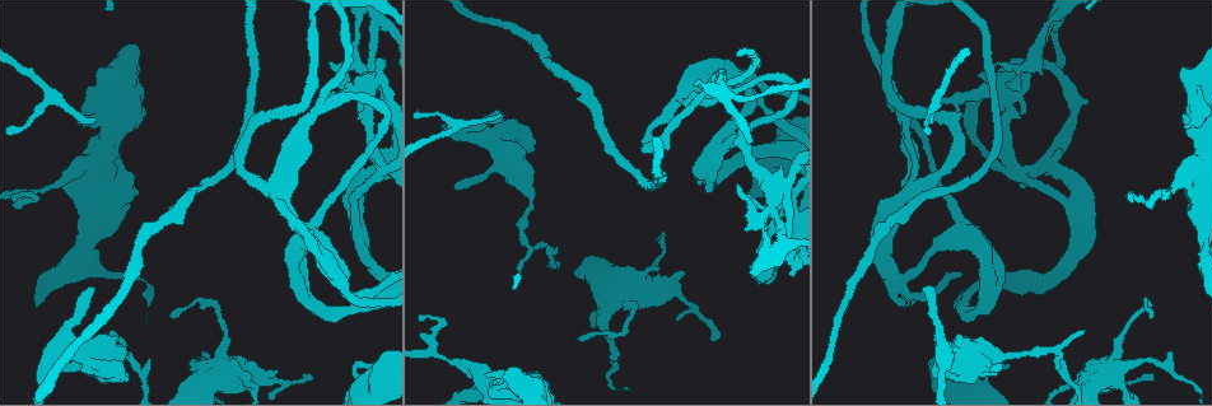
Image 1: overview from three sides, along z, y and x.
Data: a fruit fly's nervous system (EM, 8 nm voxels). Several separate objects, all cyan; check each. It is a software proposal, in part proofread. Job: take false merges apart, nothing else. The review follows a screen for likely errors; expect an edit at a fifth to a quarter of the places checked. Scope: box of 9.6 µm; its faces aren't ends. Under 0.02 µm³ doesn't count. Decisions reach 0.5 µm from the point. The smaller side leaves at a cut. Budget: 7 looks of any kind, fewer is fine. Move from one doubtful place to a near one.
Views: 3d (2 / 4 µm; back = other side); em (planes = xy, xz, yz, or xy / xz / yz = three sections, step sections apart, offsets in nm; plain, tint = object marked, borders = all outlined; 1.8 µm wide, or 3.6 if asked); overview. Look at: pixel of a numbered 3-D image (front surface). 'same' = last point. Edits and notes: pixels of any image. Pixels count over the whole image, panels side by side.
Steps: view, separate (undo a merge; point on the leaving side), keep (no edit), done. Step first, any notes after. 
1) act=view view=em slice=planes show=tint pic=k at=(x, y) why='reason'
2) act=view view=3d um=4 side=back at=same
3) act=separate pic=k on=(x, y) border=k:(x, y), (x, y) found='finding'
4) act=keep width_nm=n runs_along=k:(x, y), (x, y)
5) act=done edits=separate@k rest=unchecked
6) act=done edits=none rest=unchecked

act=view view=em um=3.6 slice=planes show=tint pic=1 at=(747, 153) why='sudden change in width'

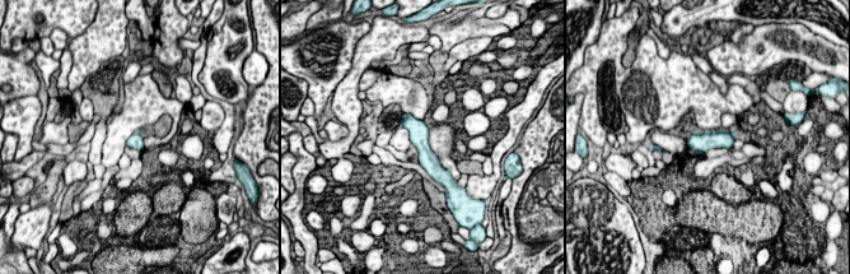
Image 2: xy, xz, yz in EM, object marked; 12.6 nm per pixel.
act=keep runs_along=2:(406, 116), (442, 172) found='all the same neuron'

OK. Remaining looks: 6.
act=view view=3d um=4 pic=1 at=(527, 244) why='sharp bend'

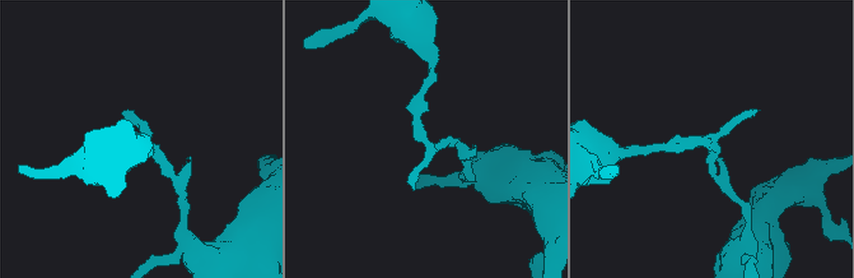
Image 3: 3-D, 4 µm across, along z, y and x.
act=view view=em slice=planes show=tint pic=3 at=(708, 143) why='need the tissue'

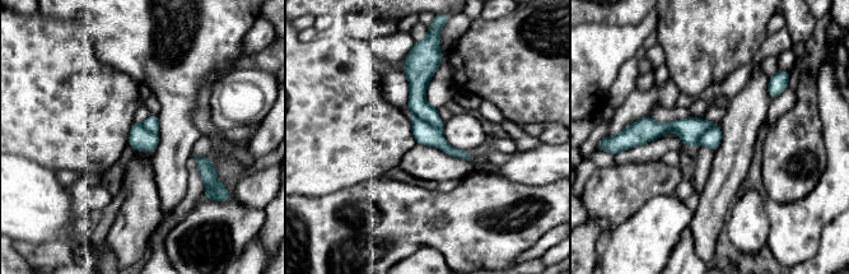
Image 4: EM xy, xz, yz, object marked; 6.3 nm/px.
act=separate pic=4 on=(418, 103) border=4:(414, 114), (441, 131) found='two neurons meet here'

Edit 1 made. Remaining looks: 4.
act=view view=overview

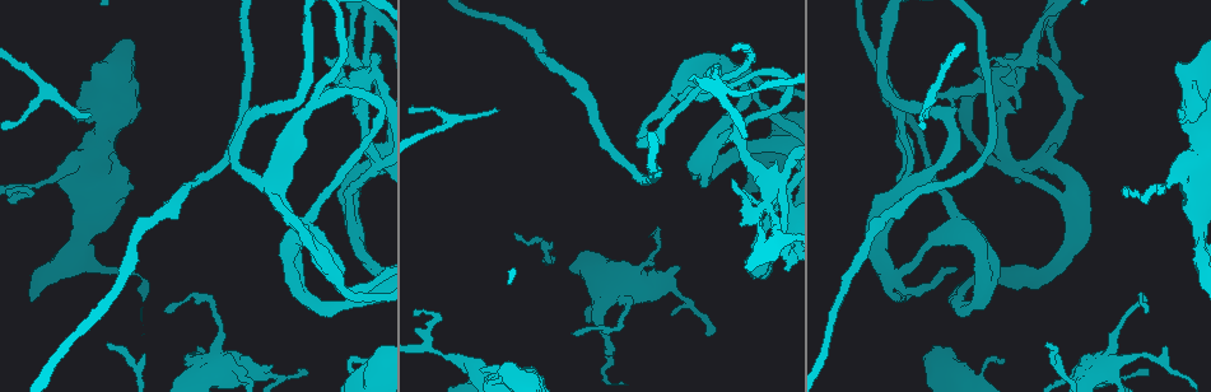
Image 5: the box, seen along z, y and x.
act=view view=3d um=4 pic=5 at=(1070, 376) why='sudden change in width'

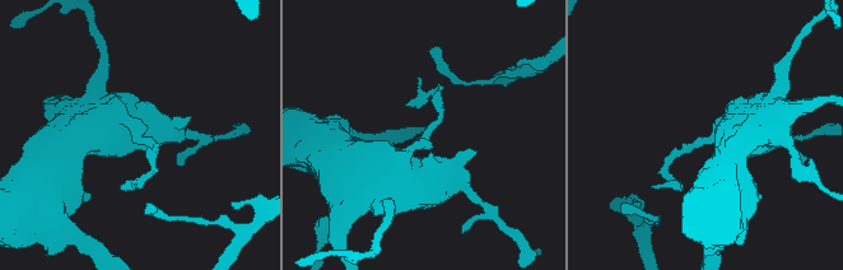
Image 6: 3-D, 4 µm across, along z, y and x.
act=view view=em um=3.6 slice=xy step=4 show=tint pic=6 at=(711, 133) why='shape alone is not enough'

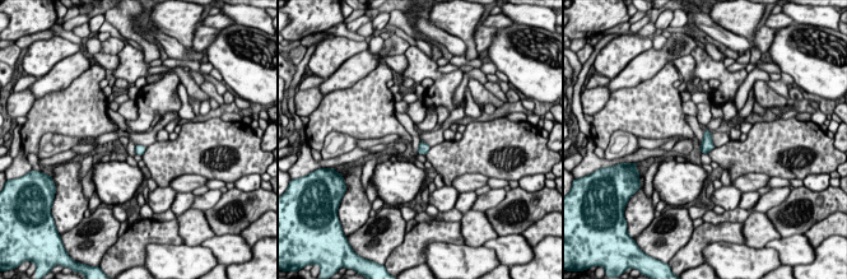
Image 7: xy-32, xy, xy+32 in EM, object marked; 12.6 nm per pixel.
act=view view=em um=3.6 slice=planes show=tint at=same why='another direction'

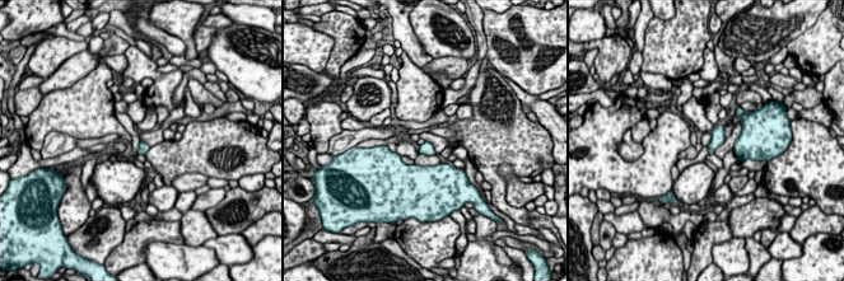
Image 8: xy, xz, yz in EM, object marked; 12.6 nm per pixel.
act=keep found='one neuron here'

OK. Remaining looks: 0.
act=done edits=separate@4 rest=unchecked

